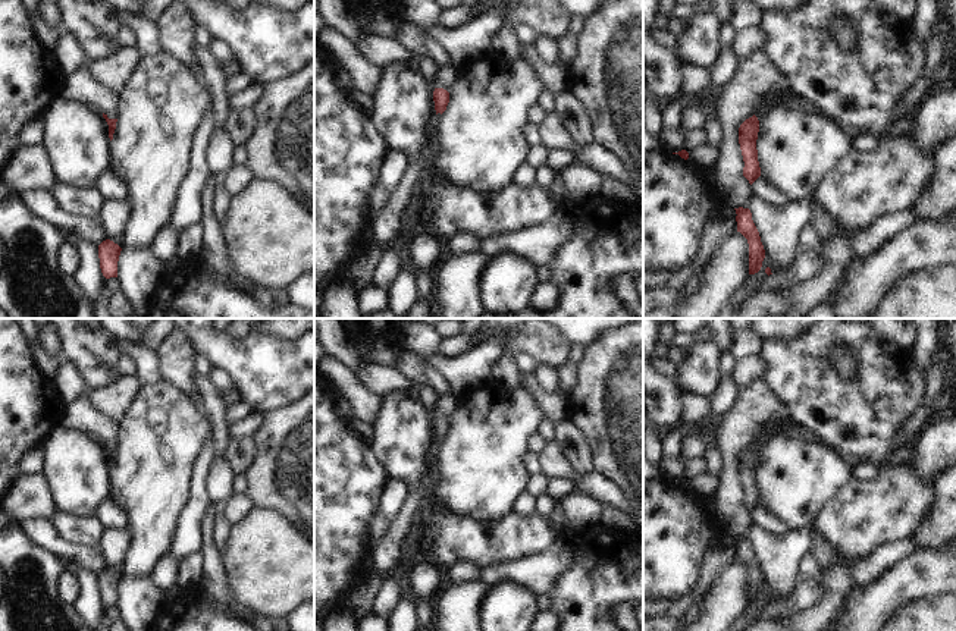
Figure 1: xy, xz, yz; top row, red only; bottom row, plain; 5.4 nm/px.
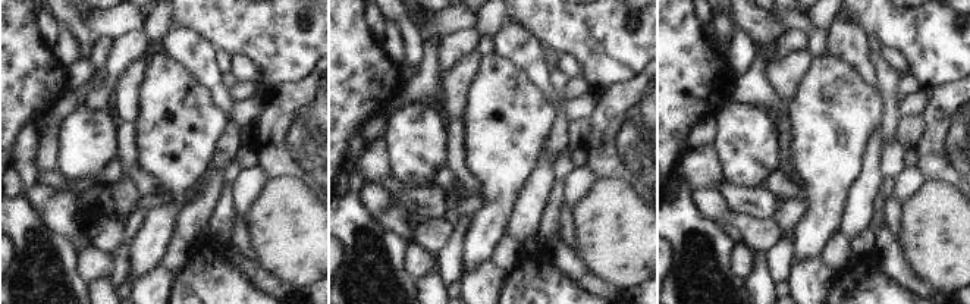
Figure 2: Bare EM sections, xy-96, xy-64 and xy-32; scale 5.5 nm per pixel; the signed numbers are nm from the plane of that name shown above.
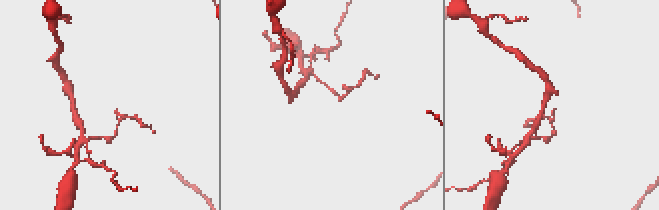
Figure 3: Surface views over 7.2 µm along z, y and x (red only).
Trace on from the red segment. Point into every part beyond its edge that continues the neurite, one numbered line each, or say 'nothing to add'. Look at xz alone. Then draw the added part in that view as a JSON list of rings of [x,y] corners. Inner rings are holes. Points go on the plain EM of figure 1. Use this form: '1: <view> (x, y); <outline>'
1: xz (435, 457); [[[441,442],[436,443],[436,448],[435,448],[435,451],[432,453],[432,458],[430,458],[430,470],[435,471],[435,475],[436,475],[436,470],[439,467],[439,449],[441,449],[441,445],[442,445]]]

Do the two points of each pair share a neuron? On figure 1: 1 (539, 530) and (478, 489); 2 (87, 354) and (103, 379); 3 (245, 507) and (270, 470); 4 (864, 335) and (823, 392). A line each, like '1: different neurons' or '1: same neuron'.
1: different neurons
2: same neuron
3: different neurons
4: same neuron

